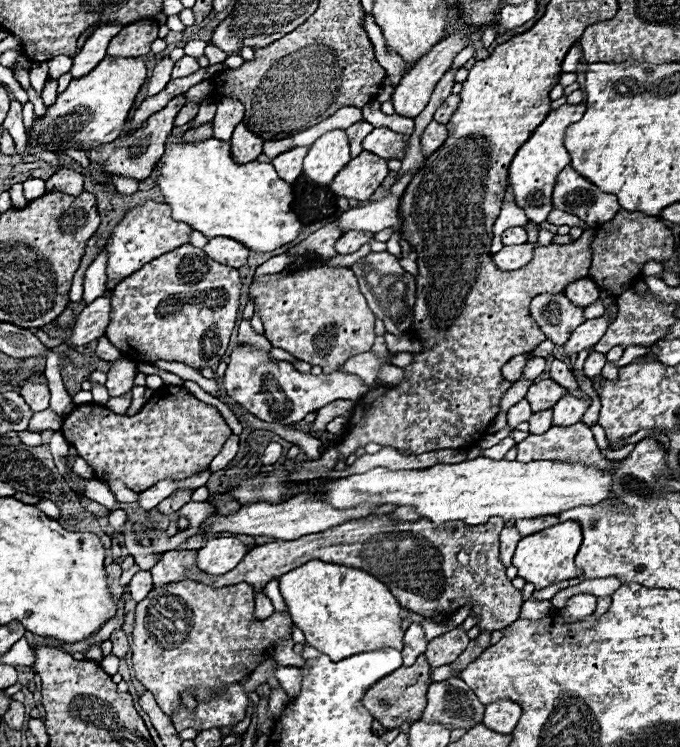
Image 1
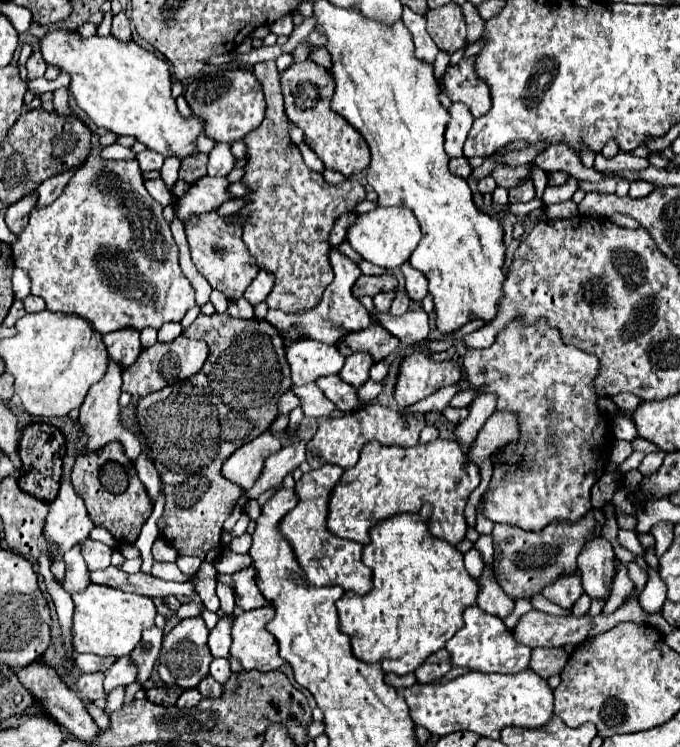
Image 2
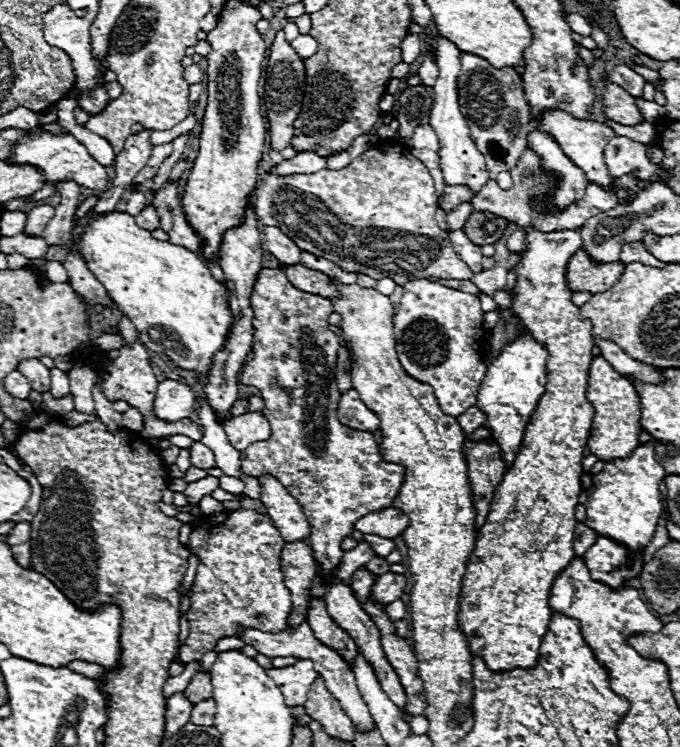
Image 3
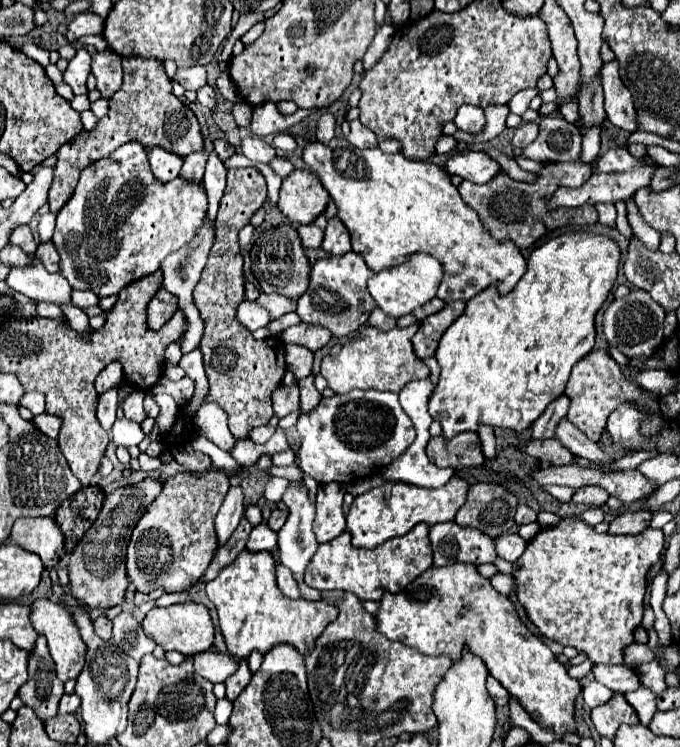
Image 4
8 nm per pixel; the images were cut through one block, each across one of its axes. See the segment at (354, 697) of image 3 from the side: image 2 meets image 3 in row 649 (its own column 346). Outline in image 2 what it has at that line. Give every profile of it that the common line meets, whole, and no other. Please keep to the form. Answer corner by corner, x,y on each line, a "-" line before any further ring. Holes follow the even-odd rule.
338,248
330,250
330,264
334,268
334,282
326,288
324,298
318,302
318,306
314,306
312,310
304,310
300,314
284,314
280,310
268,310
266,320
272,326
276,326
280,332
300,330
308,338
318,340
318,342
326,342
326,344
336,344
342,338
342,334
346,334
350,328
367,328
370,326
372,322
370,322
368,310
360,304
360,300
356,300
352,296
352,286
354,286
356,278
362,274
358,264
352,262
342,252
338,252

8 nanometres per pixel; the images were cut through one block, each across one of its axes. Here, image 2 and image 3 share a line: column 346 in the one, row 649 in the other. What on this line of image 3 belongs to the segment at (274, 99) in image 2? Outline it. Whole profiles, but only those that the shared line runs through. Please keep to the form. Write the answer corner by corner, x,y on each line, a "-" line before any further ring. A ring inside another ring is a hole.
232,510
214,516
202,516
198,526
192,530
188,540
188,550
200,558
194,586
188,592
190,610
186,612
190,634
178,650
178,660
182,664
200,660
202,654
214,650
216,642
226,636
236,636
238,624
244,628
258,628
262,632
282,632
286,630
286,618
290,616
290,592
284,586
280,572
280,552
284,548
284,540
278,528
272,524
268,516
256,514
254,510

